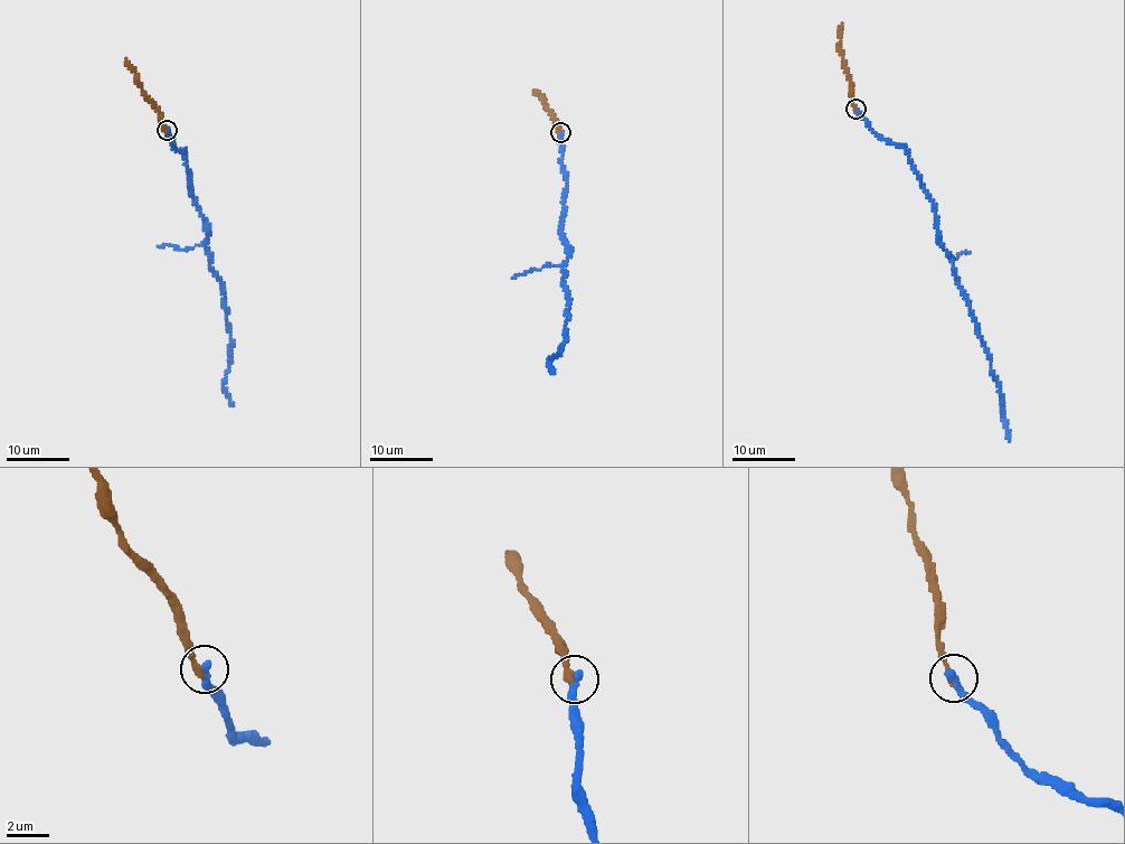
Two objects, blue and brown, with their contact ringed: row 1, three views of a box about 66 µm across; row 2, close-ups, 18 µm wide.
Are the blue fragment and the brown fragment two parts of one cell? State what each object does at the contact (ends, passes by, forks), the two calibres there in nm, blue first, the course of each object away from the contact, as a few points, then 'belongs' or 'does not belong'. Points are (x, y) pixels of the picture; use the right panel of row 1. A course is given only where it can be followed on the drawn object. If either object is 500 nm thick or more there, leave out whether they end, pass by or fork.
blue ends there; brown ends there; 420 nm thick on the blue side, 360 nm on the other; blue runs (856, 109), (878, 137), (906, 150), (933, 203), (939, 244), (954, 266), (955, 281), (998, 382), (1010, 440); brown runs (856, 110), (843, 63), (841, 24); belongs

